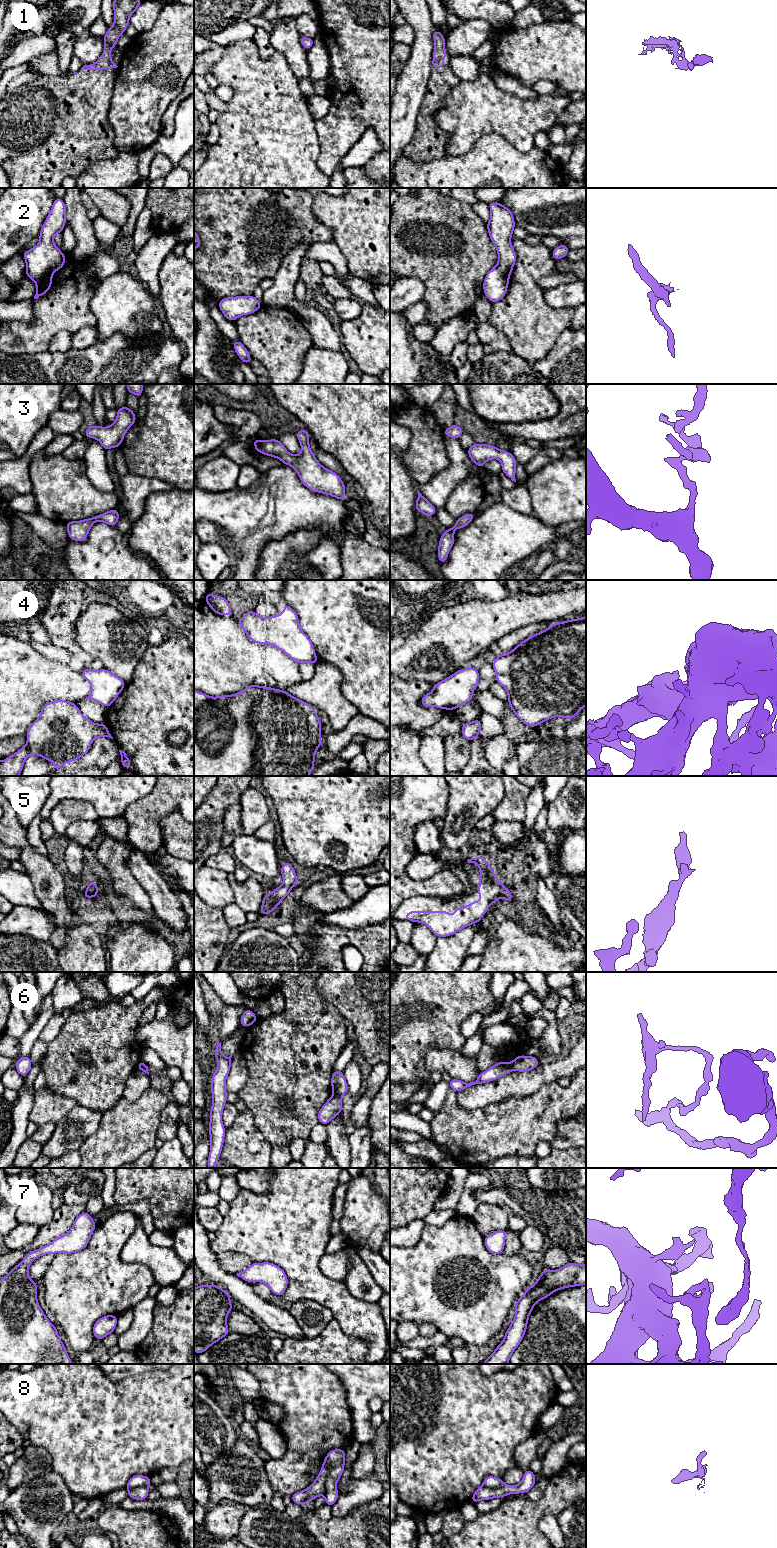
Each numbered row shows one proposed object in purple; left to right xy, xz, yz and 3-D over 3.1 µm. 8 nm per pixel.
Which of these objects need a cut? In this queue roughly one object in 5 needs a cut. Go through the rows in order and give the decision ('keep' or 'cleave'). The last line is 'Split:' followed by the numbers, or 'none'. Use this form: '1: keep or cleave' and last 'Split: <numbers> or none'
1: keep
2: keep
3: keep
4: keep
5: keep
6: cleave
7: keep
8: cleave
Split: 6, 8

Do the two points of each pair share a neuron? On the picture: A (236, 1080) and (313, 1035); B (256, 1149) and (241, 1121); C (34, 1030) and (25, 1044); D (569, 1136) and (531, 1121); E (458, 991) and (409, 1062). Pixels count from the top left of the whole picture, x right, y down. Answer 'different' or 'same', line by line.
A: different
B: same
C: same
D: different
E: same

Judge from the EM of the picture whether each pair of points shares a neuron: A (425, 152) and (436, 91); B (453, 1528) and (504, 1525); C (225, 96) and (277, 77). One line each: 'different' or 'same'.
A: same
B: different
C: different

